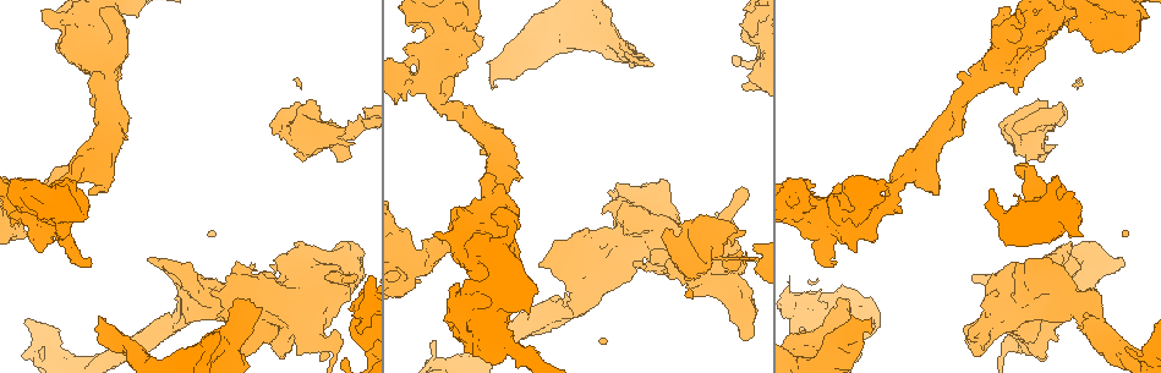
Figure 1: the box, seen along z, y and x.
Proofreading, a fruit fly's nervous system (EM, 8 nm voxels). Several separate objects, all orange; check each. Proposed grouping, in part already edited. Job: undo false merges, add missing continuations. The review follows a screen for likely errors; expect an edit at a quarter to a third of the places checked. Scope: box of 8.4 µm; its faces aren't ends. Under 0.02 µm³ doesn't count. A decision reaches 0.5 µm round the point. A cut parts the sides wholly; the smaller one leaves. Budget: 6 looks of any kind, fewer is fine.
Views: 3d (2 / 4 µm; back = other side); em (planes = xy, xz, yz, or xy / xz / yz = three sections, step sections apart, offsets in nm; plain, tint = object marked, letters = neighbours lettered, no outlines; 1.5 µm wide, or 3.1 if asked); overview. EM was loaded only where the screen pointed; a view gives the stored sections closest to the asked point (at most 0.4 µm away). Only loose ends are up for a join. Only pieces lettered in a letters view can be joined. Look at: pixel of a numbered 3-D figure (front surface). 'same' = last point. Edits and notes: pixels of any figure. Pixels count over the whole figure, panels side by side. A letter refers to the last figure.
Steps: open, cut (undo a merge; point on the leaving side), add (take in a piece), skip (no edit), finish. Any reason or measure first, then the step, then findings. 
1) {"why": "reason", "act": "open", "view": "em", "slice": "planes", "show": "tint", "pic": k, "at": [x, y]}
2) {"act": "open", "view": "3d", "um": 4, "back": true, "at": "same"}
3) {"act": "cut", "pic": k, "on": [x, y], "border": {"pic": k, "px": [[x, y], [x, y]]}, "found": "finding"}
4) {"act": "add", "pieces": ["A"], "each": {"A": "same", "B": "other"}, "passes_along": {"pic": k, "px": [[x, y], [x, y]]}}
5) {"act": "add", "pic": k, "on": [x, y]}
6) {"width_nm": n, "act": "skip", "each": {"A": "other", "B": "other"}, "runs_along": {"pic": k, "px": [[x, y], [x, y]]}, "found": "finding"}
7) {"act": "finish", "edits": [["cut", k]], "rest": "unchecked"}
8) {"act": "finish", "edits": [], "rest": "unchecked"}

{"why": "thick turns thin", "act": "open", "view": "em", "slice": "xy", "step": 8, "show": "letters", "pic": 1, "at": [194, 276]}

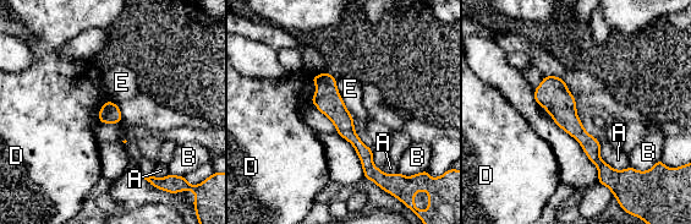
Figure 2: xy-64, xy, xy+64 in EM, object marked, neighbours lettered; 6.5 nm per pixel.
{"act": "skip", "each": {"A": "other", "B": "other", "D": "other", "E": "other"}, "border": {"pic": 2, "px": [[335, 78], [339, 94], [354, 116]]}, "found": "continuous, no second cell"}

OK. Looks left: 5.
{"why": "thick end", "act": "open", "view": "3d", "um": 4, "back": true, "pic": 1, "at": [935, 195]}

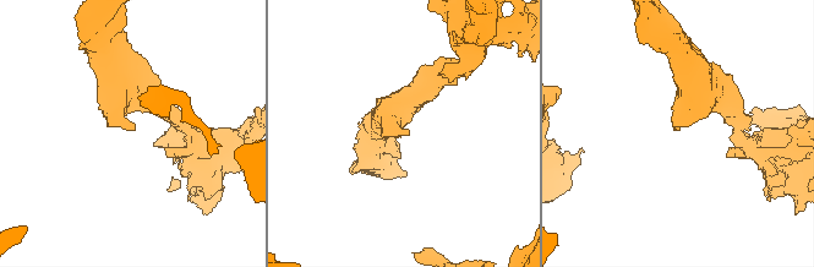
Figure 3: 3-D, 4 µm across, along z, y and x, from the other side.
{"why": "shape alone is not enough", "act": "open", "view": "em", "slice": "yz", "step": 4, "show": "tint", "pic": 3, "at": [408, 129]}

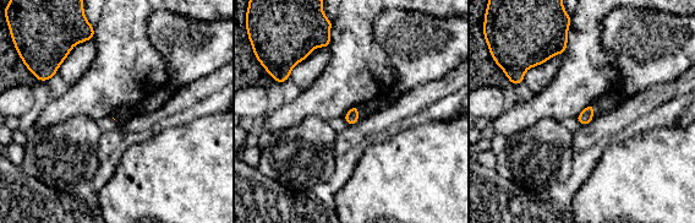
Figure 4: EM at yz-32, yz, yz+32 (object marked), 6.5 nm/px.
{"act": "open", "view": "em", "slice": "planes", "show": "letters", "at": "same"}

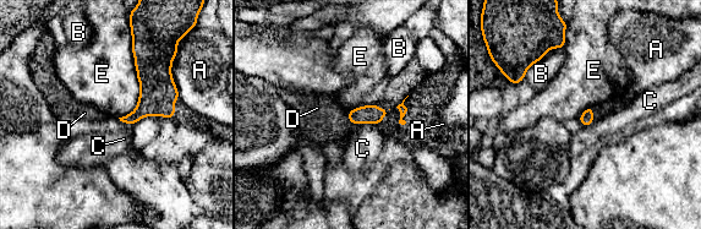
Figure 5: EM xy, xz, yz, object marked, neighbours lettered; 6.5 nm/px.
{"longest_contact_nm": ["E", 550], "act": "skip", "each": {"A": "other", "B": "other", "C": "other", "D": "other", "E": "other"}, "found": "none of them fits"}

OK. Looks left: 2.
{"why": "calibre changes", "act": "open", "view": "em", "slice": "planes", "show": "letters", "pic": 1, "at": [974, 82]}

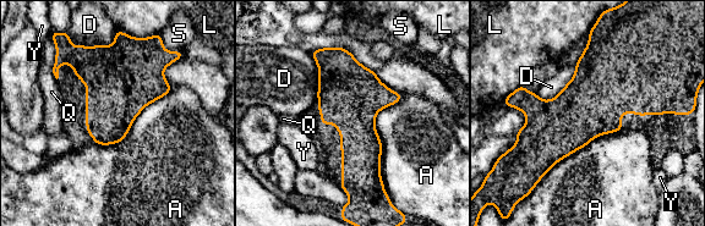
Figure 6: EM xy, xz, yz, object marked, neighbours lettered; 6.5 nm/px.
{"act": "skip", "each": {"A": "other", "D": "other", "L": "other", "Q": "other", "S": "other", "Y": "other"}, "border": {"pic": 6, "px": [[589, 39], [573, 77], [541, 99]]}, "found": "one cell here"}

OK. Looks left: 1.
{"act": "finish", "edits": [], "rest": "unchecked"}

